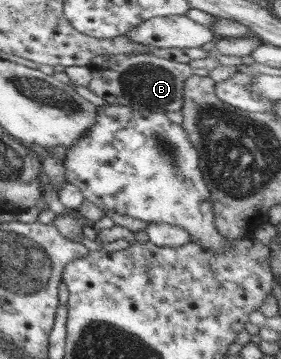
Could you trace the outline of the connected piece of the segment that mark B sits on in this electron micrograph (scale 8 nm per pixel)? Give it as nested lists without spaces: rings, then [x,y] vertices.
[[[102,55],[89,64],[91,81],[88,89],[108,104],[122,105],[151,113],[183,112],[183,90],[186,79],[193,75],[188,64],[152,55]]]

